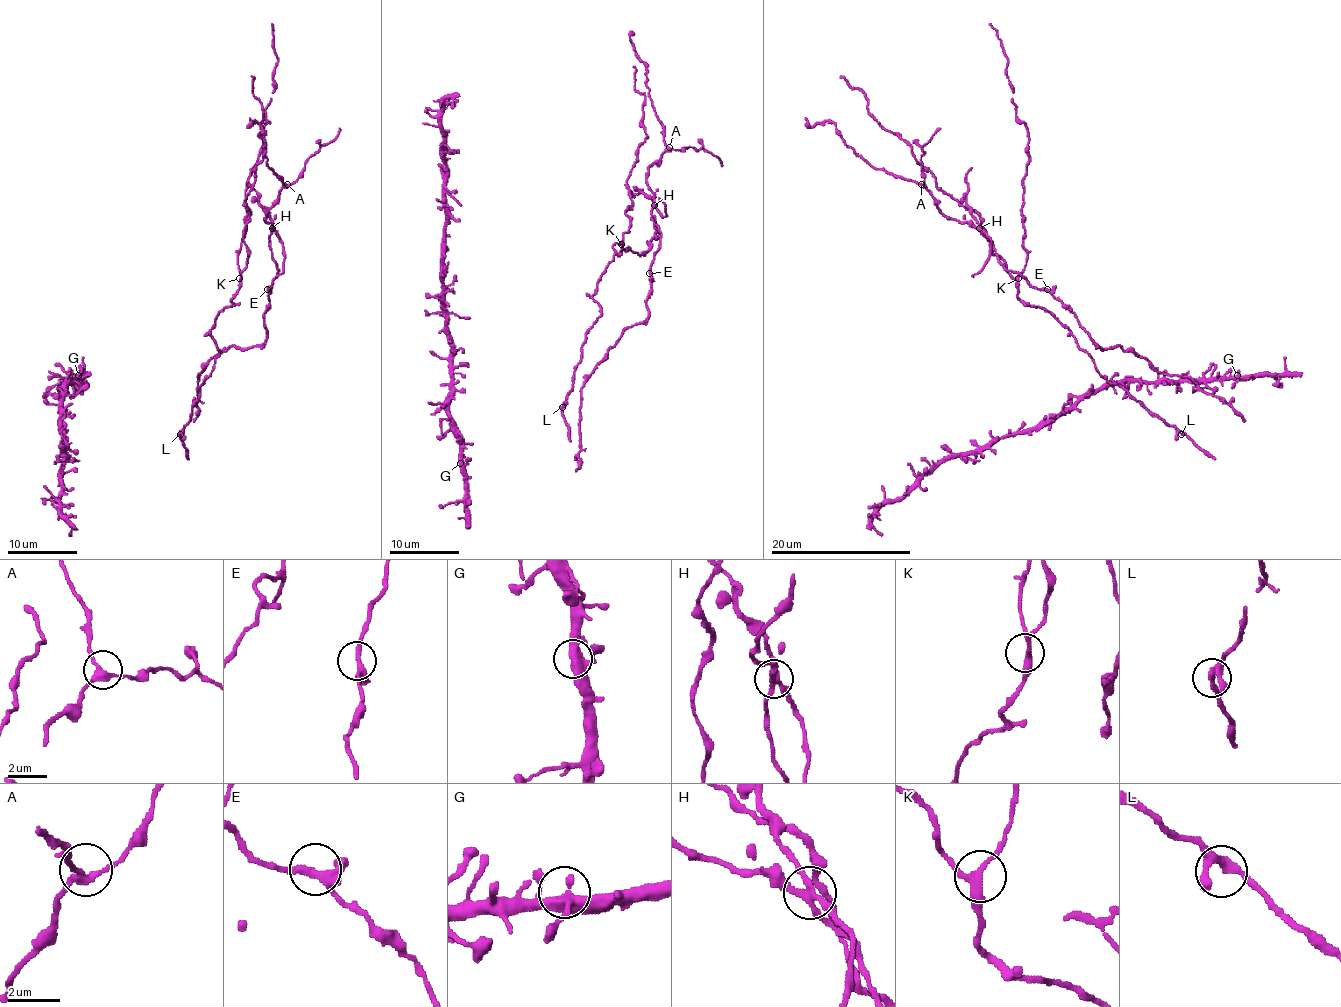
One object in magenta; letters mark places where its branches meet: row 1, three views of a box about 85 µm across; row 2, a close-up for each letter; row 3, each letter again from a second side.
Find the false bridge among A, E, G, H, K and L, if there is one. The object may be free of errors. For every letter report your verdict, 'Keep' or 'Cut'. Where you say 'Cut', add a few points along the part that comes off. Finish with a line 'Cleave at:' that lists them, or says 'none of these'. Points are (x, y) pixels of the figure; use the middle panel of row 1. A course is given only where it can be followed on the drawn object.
A: Keep
E: Keep
G: Keep
H: Cut. Course of the part to remove: (654, 205), (644, 193), (630, 193), (633, 198)
K: Keep
L: Keep
Cleave at: H

